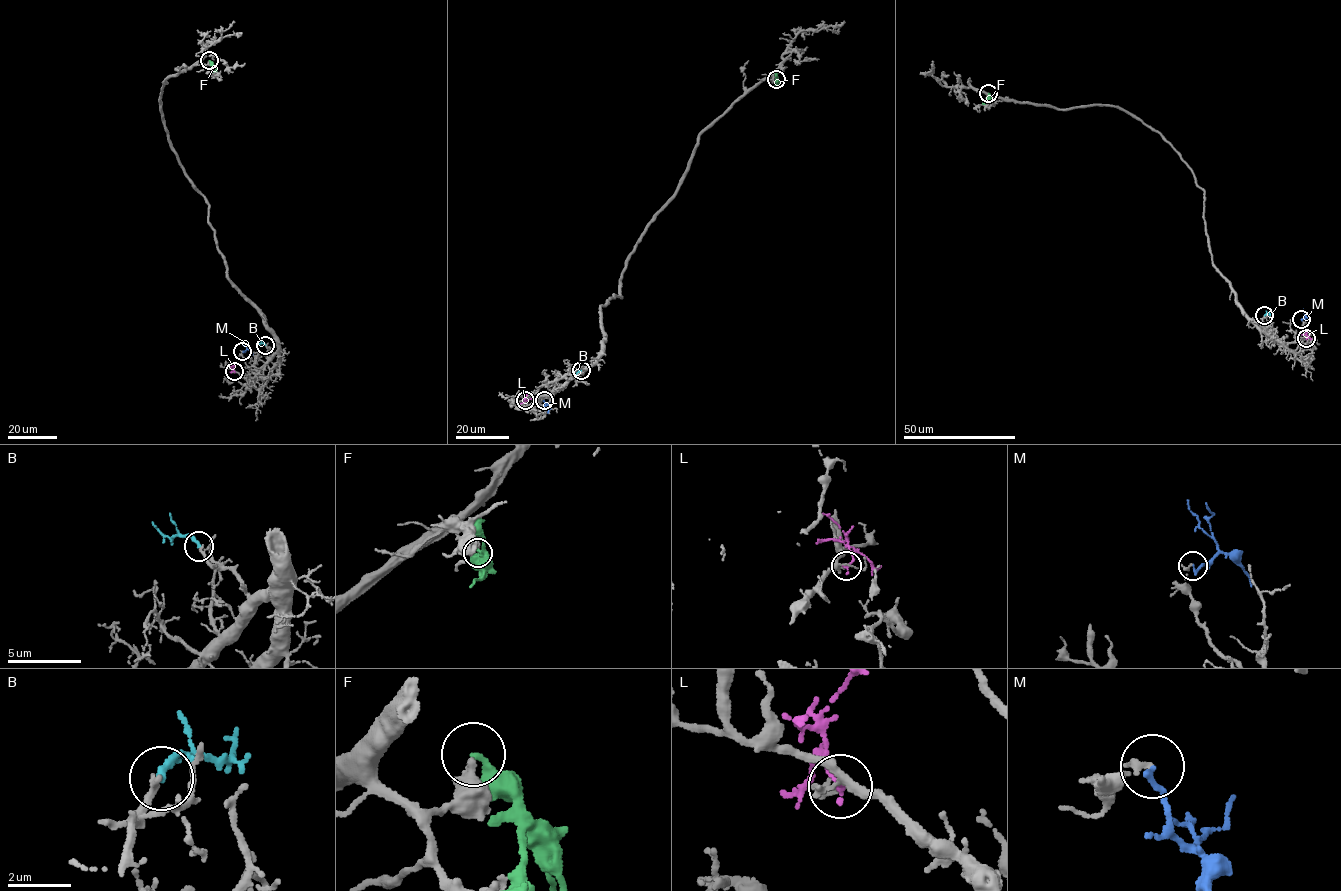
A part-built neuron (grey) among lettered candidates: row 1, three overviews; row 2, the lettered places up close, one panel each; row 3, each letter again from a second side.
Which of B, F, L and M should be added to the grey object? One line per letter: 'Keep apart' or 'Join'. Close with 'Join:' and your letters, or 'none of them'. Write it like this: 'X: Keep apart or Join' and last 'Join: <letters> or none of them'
B: Join
F: Keep apart
L: Keep apart
M: Keep apart
Join: B

